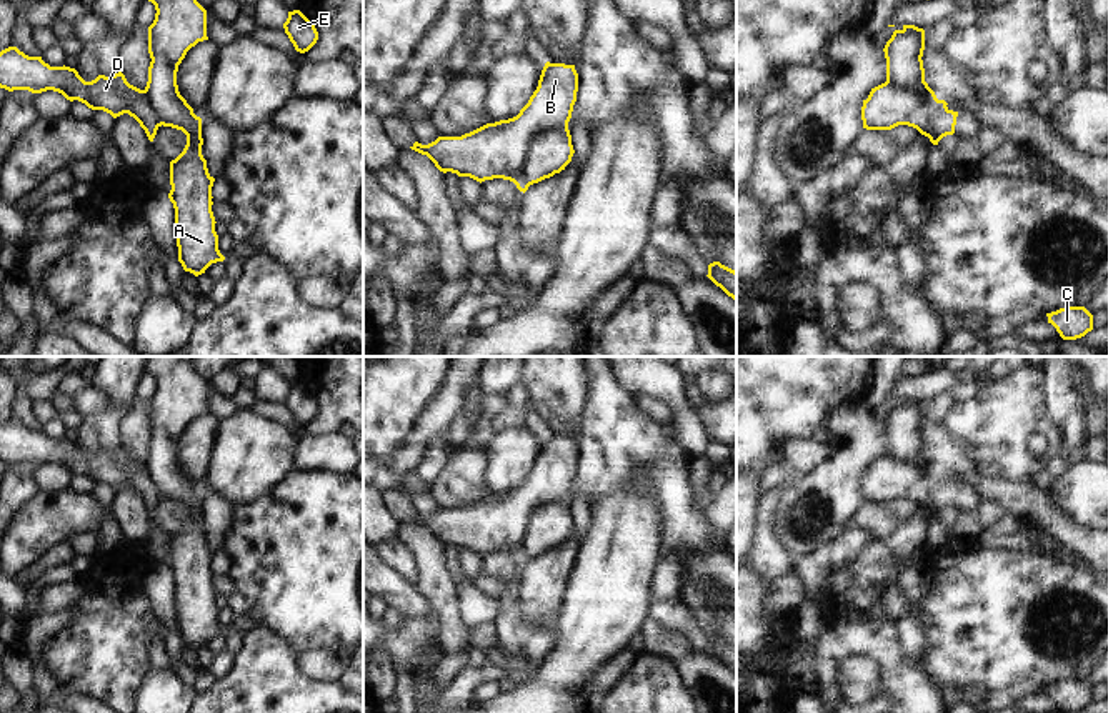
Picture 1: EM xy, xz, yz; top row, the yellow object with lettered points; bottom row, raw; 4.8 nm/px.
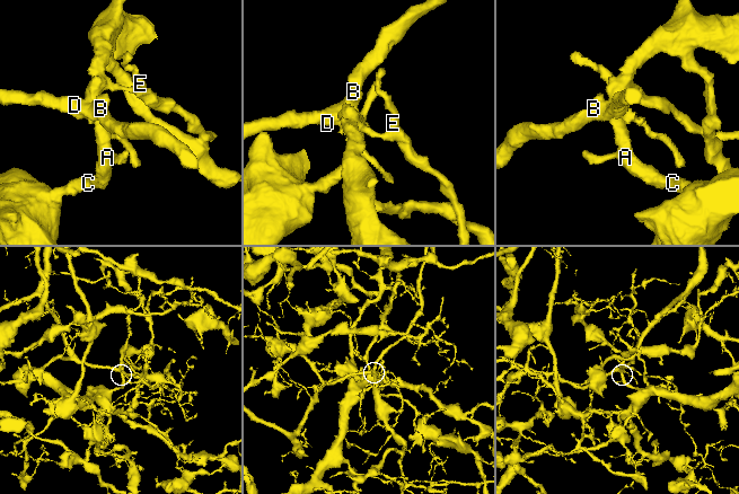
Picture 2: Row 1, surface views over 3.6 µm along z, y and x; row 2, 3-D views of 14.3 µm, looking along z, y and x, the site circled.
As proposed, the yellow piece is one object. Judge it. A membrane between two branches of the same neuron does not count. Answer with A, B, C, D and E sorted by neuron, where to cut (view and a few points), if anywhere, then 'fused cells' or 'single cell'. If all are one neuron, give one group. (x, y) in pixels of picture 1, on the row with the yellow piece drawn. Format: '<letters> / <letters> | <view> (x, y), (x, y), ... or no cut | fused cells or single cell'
A C E / B D | xz (567, 125), (539, 132), (532, 139), (520, 169), (527, 185) | fused cells

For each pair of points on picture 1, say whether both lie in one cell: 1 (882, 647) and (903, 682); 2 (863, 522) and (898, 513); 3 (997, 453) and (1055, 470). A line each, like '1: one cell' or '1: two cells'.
1: one cell
2: one cell
3: two cells

